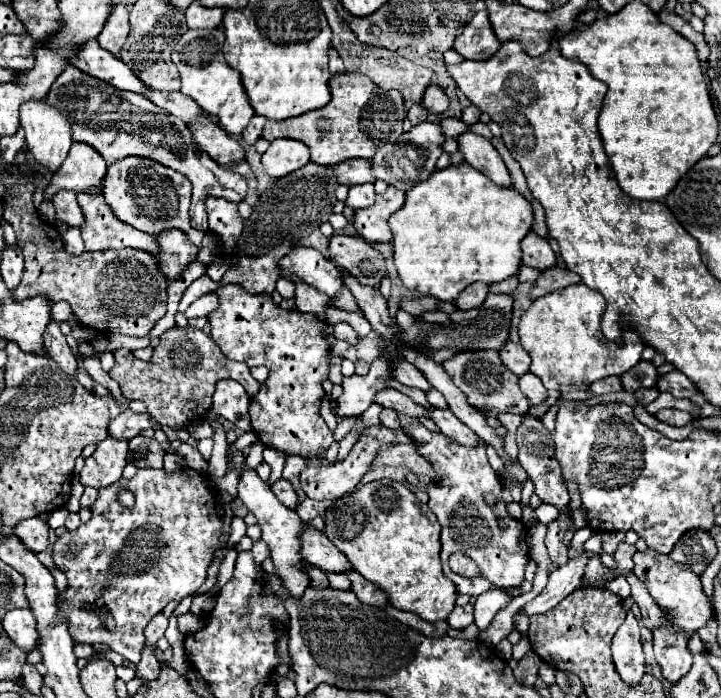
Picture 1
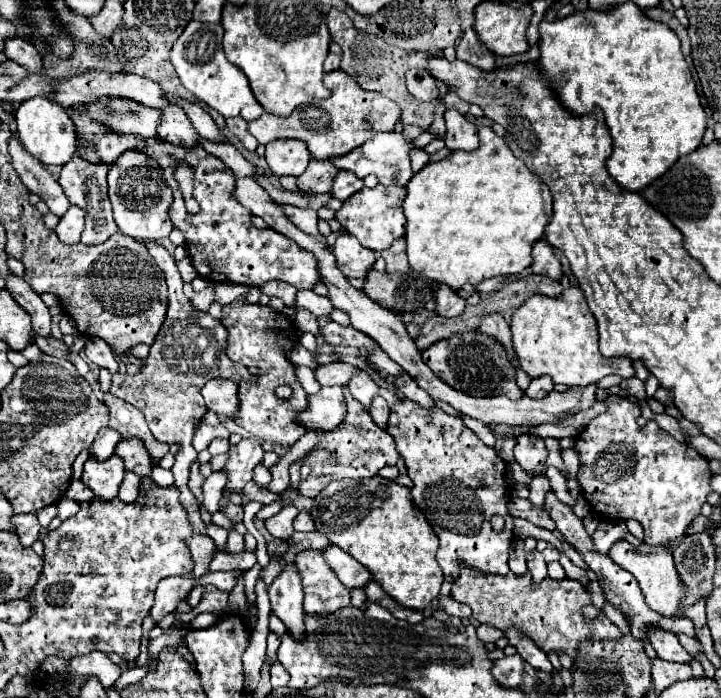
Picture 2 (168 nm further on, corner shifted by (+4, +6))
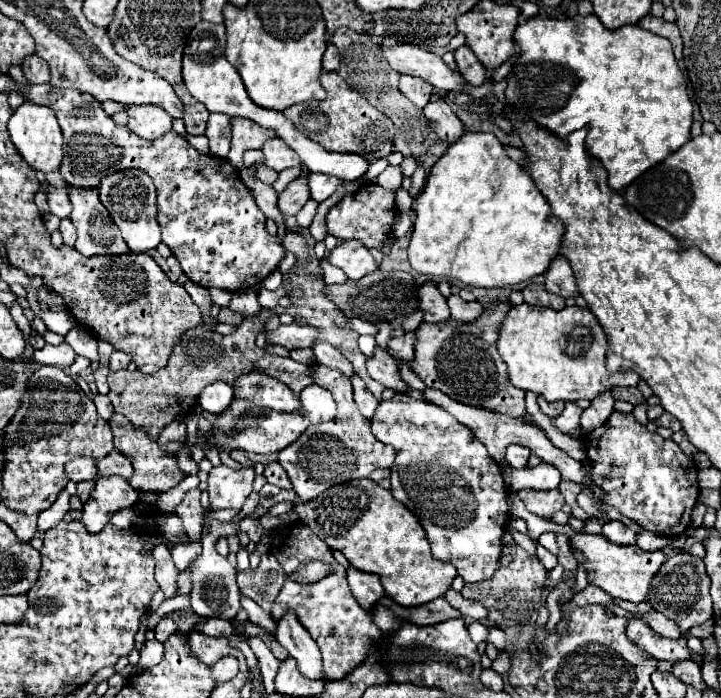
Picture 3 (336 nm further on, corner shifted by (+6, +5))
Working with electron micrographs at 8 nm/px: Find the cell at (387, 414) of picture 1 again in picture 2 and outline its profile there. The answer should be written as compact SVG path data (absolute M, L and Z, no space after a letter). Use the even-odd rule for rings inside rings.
M379 394L373 398L371 406L369 406L369 414L373 418L373 422L379 426L379 428L387 428L387 416L389 416L389 406L385 402L385 398L381 398Z

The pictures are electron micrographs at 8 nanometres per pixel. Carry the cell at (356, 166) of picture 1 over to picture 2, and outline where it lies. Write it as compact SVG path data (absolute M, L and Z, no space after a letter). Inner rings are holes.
M311 158L307 170L297 178L297 188L301 192L309 192L309 194L329 192L335 172L337 172L337 168L329 160Z

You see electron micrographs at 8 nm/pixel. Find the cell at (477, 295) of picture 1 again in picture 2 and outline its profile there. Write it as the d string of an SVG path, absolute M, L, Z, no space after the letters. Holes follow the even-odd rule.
M439 284L435 288L435 302L437 302L435 312L443 318L459 316L465 308L465 300L461 296L457 296L457 292L445 284Z

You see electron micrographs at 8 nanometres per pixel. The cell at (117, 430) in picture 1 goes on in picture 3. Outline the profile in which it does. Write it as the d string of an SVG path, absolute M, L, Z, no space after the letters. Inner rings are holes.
M73 457L73 461L69 461L65 465L65 469L67 469L69 479L79 483L79 481L97 477L97 467L95 465L97 465L97 459L93 459L93 457Z

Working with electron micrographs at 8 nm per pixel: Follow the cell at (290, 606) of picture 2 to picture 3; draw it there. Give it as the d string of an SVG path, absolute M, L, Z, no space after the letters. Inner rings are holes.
M285 613L281 621L277 621L275 631L277 641L297 659L299 671L309 679L323 677L323 665L321 665L321 651L317 643L309 637L309 631L293 617L293 613Z

